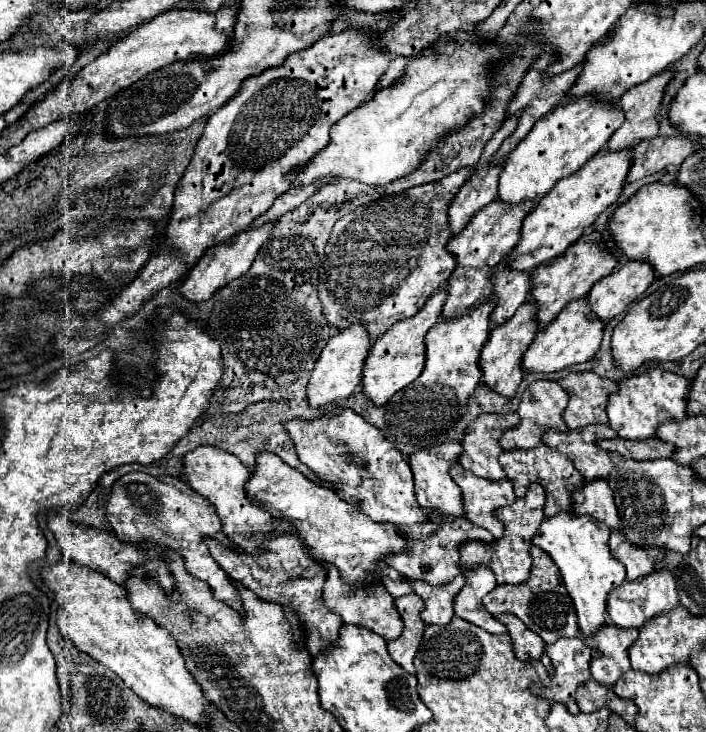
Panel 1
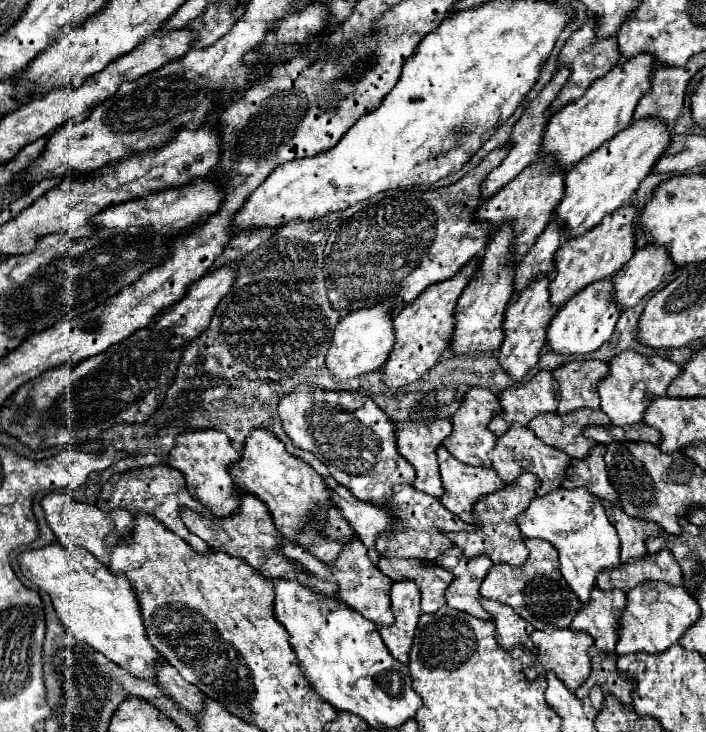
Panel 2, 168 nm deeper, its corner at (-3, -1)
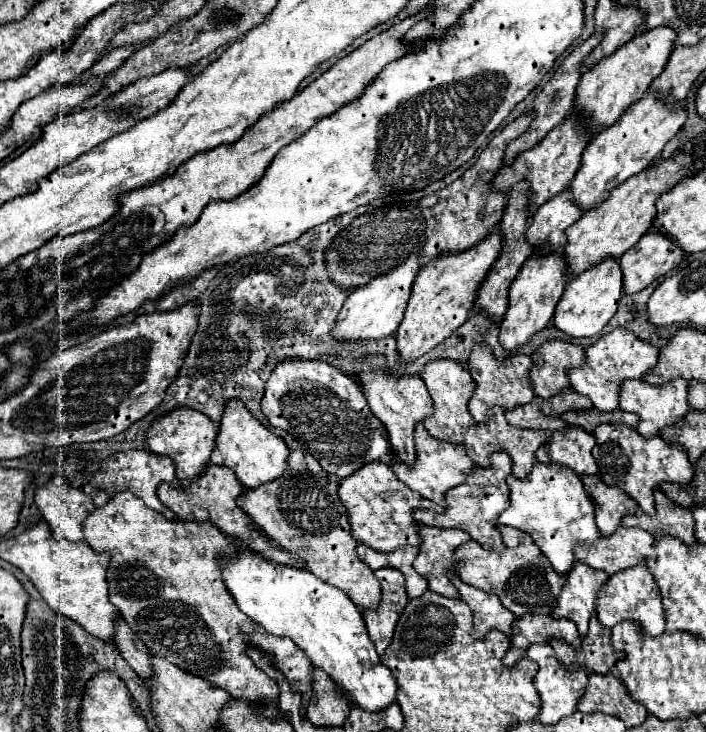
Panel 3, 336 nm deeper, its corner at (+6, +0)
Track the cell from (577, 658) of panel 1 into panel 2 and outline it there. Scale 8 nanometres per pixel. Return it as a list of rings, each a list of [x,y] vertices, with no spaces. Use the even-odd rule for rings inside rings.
[[[546,626],[544,630],[534,630],[530,634],[530,640],[538,648],[536,662],[542,664],[544,670],[556,672],[560,676],[560,680],[564,680],[564,684],[570,688],[570,692],[574,692],[588,678],[588,674],[590,674],[588,648],[594,644],[594,640],[586,632],[574,632],[570,628],[560,630],[560,628],[554,628],[554,626]]]

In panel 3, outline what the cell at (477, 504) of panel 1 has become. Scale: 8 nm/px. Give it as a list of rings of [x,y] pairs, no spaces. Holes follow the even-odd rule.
[[[423,423],[417,425],[415,429],[415,447],[417,447],[417,461],[413,467],[405,467],[399,459],[397,463],[391,467],[395,471],[395,475],[407,483],[413,491],[421,493],[425,499],[441,505],[441,507],[447,507],[445,503],[445,493],[451,489],[451,487],[457,487],[461,483],[467,483],[467,477],[469,477],[469,471],[473,471],[477,465],[469,459],[465,447],[461,445],[453,445],[453,443],[445,443],[445,441],[439,441],[439,439],[433,439]]]

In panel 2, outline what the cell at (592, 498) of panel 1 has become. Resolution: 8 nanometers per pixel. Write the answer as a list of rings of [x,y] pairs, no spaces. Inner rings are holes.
[[[596,444],[586,458],[582,458],[582,460],[570,458],[570,468],[566,472],[566,478],[562,480],[562,488],[586,486],[600,500],[610,500],[610,502],[618,500],[616,490],[608,482],[604,452],[606,452],[606,446]]]

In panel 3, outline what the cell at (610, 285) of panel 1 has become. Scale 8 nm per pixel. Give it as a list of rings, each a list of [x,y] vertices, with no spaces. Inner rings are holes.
[[[657,231],[645,233],[637,245],[619,257],[623,291],[639,293],[683,261],[683,251]]]

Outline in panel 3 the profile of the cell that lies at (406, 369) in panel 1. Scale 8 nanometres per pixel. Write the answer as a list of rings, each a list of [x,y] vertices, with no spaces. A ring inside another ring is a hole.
[[[493,231],[487,239],[477,243],[475,247],[457,253],[457,255],[443,255],[439,259],[433,259],[433,263],[425,265],[415,283],[413,291],[409,295],[409,303],[405,307],[403,321],[397,329],[397,349],[403,361],[413,363],[437,345],[441,345],[461,323],[467,321],[469,311],[473,309],[475,293],[485,279],[487,271],[491,269],[493,261],[497,259],[497,253],[501,249],[501,237],[497,231]]]

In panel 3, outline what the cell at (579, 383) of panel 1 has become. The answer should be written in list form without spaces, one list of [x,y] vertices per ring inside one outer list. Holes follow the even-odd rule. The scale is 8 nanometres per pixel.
[[[555,339],[539,347],[537,353],[531,355],[531,359],[531,381],[535,393],[543,399],[551,399],[553,395],[571,389],[569,371],[585,363],[585,351],[579,345]]]

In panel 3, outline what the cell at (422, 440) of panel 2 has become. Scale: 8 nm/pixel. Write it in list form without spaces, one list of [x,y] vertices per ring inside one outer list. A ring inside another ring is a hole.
[[[375,355],[375,357],[367,357],[365,363],[363,363],[363,373],[359,377],[361,381],[361,387],[363,387],[363,393],[369,401],[369,407],[373,411],[373,415],[385,425],[387,429],[387,435],[389,435],[389,443],[393,447],[393,451],[397,453],[397,457],[413,467],[413,461],[415,461],[415,439],[413,439],[413,433],[415,433],[415,425],[419,421],[425,421],[429,415],[433,415],[433,401],[427,393],[427,387],[425,383],[419,379],[419,377],[393,377],[393,375],[385,375],[383,373],[383,363],[385,361],[381,355]]]

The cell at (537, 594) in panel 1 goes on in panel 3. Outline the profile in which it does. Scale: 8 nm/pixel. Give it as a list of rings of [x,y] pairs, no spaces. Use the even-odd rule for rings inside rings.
[[[499,527],[505,543],[505,551],[483,549],[479,543],[471,541],[461,545],[455,551],[457,557],[457,571],[463,583],[477,587],[481,591],[493,593],[501,599],[501,603],[515,615],[523,617],[525,613],[533,615],[551,615],[553,607],[557,605],[557,595],[565,585],[565,577],[557,575],[541,549],[533,543],[531,535],[513,529],[513,527]]]

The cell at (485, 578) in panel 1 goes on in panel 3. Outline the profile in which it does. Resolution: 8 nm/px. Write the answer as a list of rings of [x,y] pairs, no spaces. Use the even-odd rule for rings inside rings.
[[[419,525],[419,533],[423,543],[413,567],[427,577],[431,591],[437,591],[449,599],[457,599],[459,595],[451,581],[451,575],[457,573],[457,559],[453,559],[453,551],[471,541],[471,537],[465,531],[437,529],[427,525]]]

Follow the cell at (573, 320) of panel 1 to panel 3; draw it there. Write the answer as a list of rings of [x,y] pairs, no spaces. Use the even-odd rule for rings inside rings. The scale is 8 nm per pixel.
[[[605,259],[597,267],[591,267],[589,271],[573,277],[565,291],[561,301],[555,307],[553,315],[553,325],[563,331],[565,335],[573,339],[583,339],[583,337],[593,337],[599,335],[601,329],[609,323],[609,319],[617,311],[617,303],[621,297],[621,269],[617,259]]]

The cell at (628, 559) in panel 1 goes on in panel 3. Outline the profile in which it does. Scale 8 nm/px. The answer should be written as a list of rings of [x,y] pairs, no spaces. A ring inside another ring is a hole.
[[[583,477],[583,483],[589,483],[589,493],[595,503],[595,521],[603,537],[613,535],[625,515],[635,515],[637,503],[621,493],[619,487],[609,487],[599,477]]]

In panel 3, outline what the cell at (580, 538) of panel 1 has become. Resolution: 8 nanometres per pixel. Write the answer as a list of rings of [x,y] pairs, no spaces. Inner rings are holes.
[[[537,463],[529,475],[529,479],[521,481],[517,477],[509,477],[511,489],[511,505],[497,519],[497,525],[507,525],[521,529],[533,537],[537,547],[549,559],[551,567],[559,571],[559,575],[567,575],[573,569],[575,545],[593,543],[599,537],[595,523],[595,505],[591,503],[587,491],[583,489],[581,477],[573,475],[567,467],[555,467],[553,463]]]

